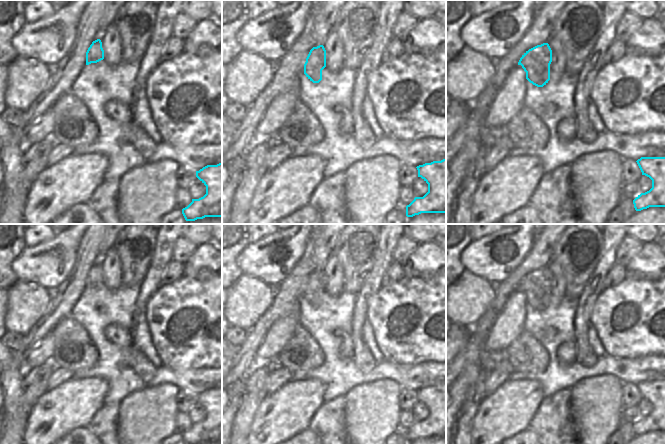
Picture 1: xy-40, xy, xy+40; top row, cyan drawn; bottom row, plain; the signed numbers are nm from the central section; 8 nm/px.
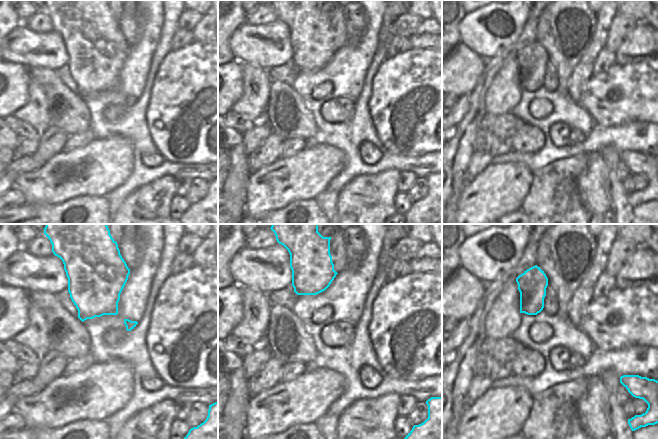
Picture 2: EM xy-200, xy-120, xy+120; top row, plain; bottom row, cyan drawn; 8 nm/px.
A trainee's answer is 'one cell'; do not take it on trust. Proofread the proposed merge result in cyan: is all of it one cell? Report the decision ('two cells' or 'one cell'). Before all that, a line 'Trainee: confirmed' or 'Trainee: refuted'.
Trainee: refuted
two cells

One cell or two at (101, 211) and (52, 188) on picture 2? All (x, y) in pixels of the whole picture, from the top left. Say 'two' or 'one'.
two

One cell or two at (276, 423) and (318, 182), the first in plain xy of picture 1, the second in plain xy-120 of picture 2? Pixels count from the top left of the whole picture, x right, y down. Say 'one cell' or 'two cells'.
one cell

